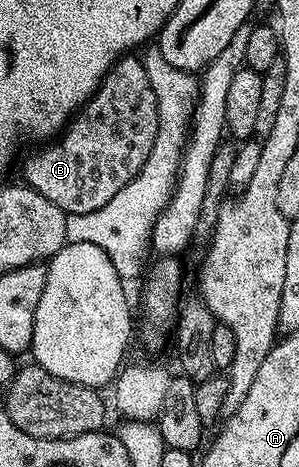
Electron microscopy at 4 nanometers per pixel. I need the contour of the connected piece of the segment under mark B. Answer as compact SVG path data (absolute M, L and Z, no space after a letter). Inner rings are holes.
M121 57L111 66L111 71L103 77L99 87L95 89L93 97L91 97L79 110L79 113L74 115L71 121L67 123L61 136L56 137L53 144L44 145L47 146L44 150L37 151L36 154L24 164L22 181L30 186L31 189L41 192L41 196L45 196L45 200L53 200L53 204L57 204L57 208L61 208L66 215L80 214L81 212L97 212L97 208L101 208L101 204L106 204L108 200L113 200L113 196L117 196L117 192L121 192L121 188L125 188L125 184L129 184L129 180L133 180L133 176L137 176L137 172L141 172L145 160L149 160L149 152L153 152L153 140L157 140L158 123L157 96L153 96L153 84L149 84L149 72L145 72L142 57Z

